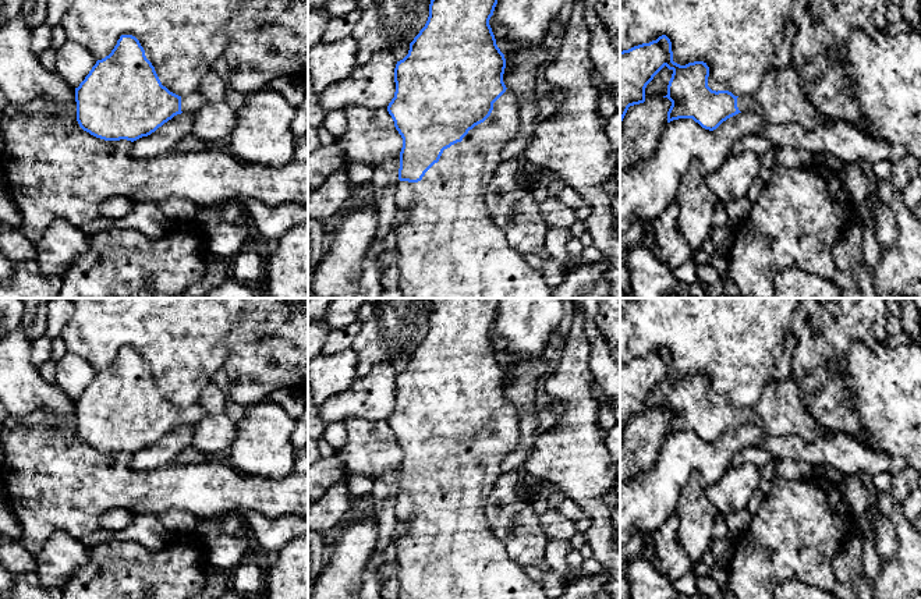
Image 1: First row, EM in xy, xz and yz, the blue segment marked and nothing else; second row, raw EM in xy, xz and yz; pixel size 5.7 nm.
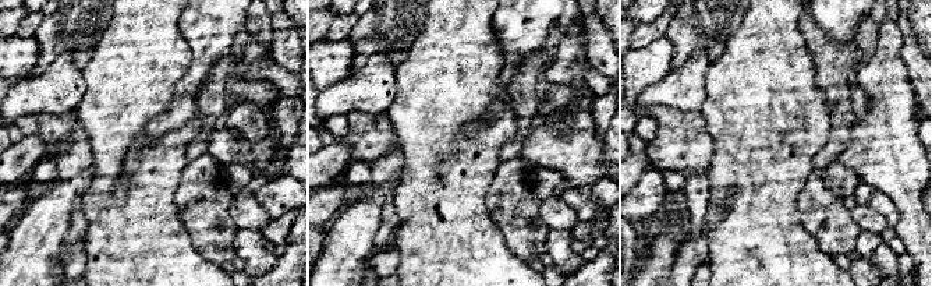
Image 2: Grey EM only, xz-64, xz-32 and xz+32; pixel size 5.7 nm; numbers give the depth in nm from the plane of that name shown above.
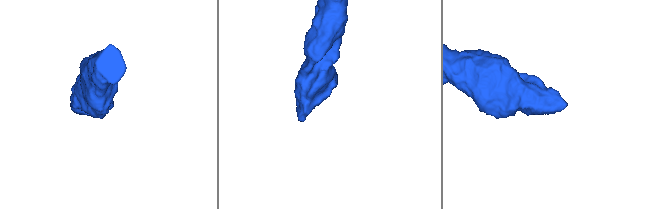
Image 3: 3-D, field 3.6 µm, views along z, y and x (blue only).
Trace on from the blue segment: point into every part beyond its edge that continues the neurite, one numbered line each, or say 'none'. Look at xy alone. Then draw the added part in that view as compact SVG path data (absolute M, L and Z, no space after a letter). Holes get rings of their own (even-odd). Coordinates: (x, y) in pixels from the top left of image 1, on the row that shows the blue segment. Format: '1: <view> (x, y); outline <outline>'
1: xy (191, 103); outline M199 91L181 96L181 111L195 116L205 102L206 100Z

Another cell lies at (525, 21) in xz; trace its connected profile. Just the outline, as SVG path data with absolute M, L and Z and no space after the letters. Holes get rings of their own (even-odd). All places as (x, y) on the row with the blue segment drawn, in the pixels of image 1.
M497 0L493 15L506 28L514 47L509 54L518 54L527 47L542 46L549 24L557 18L563 0Z

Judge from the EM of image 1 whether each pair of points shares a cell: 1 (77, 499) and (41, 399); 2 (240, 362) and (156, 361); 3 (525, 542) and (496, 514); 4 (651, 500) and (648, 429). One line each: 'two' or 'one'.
1: two
2: two
3: one
4: two

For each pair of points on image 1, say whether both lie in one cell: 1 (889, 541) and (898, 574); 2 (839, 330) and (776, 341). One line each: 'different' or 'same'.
1: different
2: different

